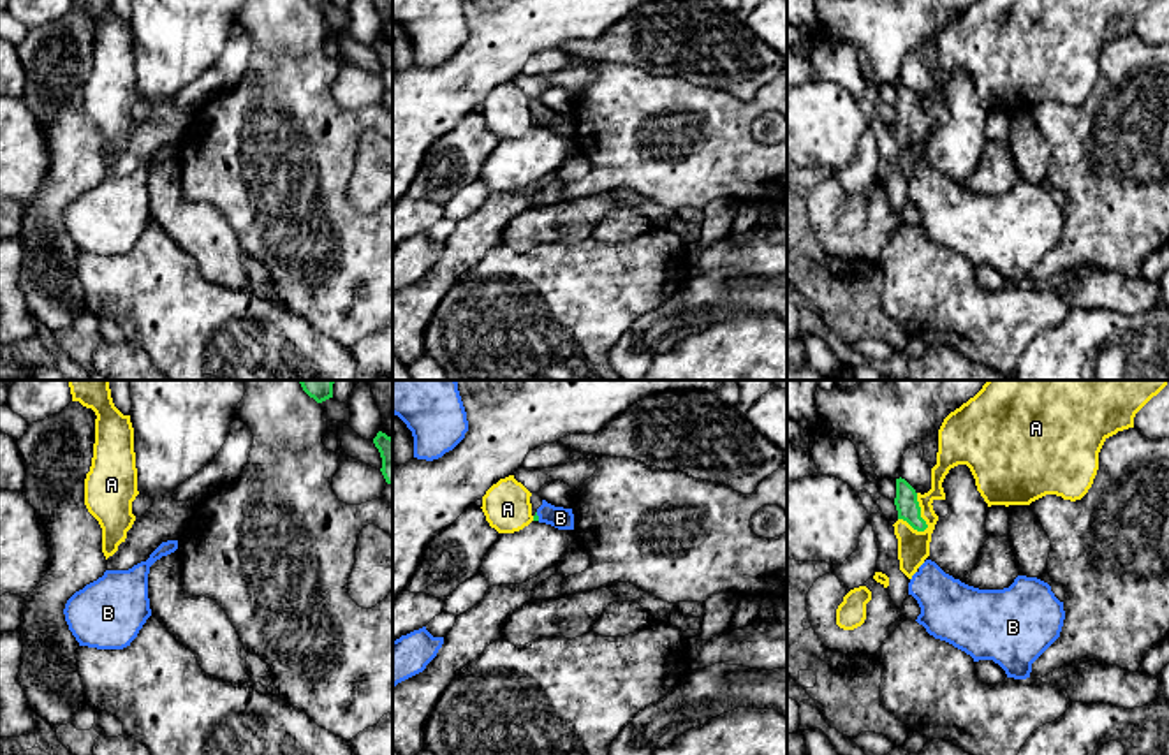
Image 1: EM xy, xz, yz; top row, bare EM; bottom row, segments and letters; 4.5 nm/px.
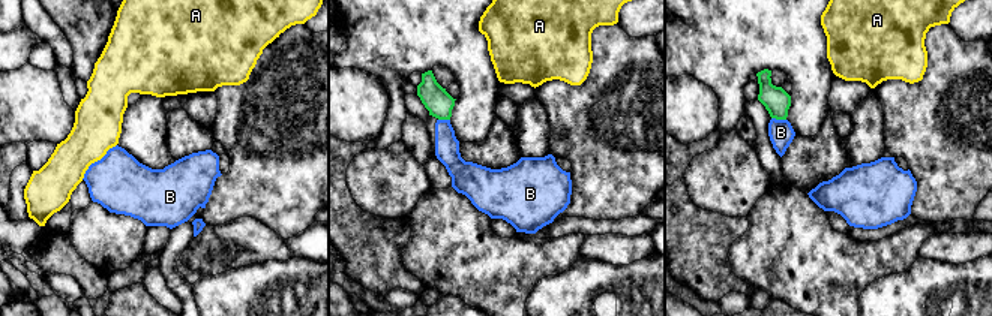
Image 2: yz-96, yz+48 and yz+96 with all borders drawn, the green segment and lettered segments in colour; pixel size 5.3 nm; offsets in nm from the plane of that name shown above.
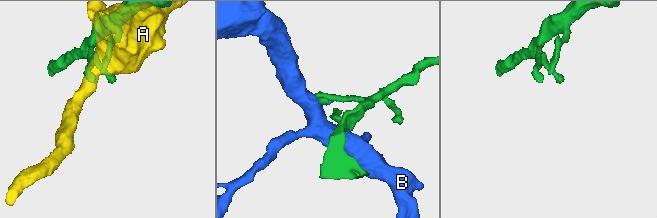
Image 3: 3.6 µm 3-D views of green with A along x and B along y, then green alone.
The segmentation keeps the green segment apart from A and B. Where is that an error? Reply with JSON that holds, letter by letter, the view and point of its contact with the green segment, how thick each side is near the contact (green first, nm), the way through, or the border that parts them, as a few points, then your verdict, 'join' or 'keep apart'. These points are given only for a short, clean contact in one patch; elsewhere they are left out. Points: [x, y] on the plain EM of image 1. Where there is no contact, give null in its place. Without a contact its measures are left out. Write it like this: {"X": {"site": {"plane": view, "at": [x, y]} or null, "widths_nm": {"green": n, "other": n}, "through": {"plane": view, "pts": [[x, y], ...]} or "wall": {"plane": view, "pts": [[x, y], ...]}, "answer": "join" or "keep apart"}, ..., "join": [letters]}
{"A": {"site": {"plane": "yz", "at": [919, 118]}, "widths_nm": {"green": 110, "other": 140}, "answer": "keep apart"}, "B": {"site": {"plane": "xz", "at": [537, 122]}, "widths_nm": {"green": 30, "other": 100}, "wall": {"plane": "xz", "pts": [[536, 118], [539, 125]]}, "answer": "keep apart"}, "join": []}

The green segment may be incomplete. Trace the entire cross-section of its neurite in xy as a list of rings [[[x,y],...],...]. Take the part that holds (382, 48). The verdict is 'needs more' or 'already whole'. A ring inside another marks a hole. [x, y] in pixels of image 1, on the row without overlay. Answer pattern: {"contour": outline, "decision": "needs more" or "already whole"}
{"contour": [[[379,37],[377,42],[373,44],[373,49],[379,55],[380,63],[382,63],[380,77],[386,88],[393,90],[393,44]]], "decision": "already whole"}

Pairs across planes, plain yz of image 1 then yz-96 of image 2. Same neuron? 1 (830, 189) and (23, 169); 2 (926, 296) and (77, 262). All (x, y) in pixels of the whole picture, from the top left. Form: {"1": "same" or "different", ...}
{"1": "same", "2": "different"}

